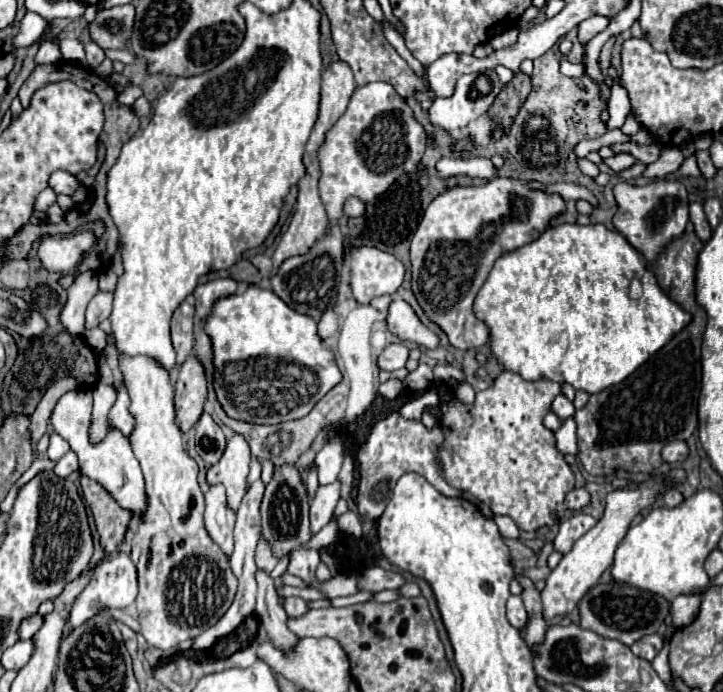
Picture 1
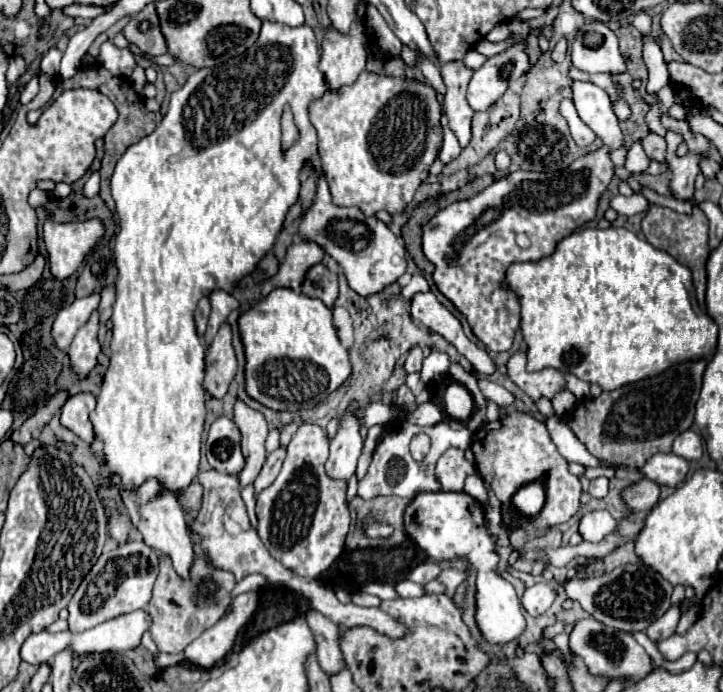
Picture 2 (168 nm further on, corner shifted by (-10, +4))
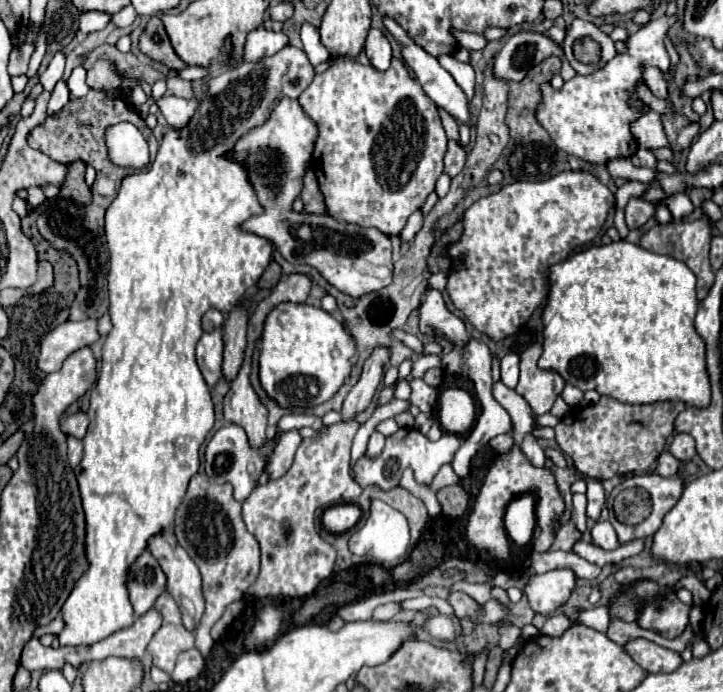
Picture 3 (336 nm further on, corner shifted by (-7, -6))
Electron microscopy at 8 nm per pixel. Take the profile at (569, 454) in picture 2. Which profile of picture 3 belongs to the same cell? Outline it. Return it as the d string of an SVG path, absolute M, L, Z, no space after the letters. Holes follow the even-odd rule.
M667 450L657 458L657 466L655 466L655 474L659 474L659 476L675 476L677 474L677 470L679 470L679 460L677 458L673 458Z

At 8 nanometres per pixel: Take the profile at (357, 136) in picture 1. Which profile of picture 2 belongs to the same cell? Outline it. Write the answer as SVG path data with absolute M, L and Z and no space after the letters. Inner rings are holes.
M362 70L352 86L342 86L338 92L332 92L328 86L322 98L310 102L308 114L318 130L318 148L332 202L336 206L360 206L368 216L380 210L402 214L412 202L416 188L428 178L428 170L442 148L442 110L436 90L426 82Z

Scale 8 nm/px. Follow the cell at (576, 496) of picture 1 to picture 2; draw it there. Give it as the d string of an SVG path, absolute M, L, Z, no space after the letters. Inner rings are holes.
M594 478L594 480L590 480L590 490L588 490L588 494L592 496L592 498L604 498L606 494L608 494L608 478Z

